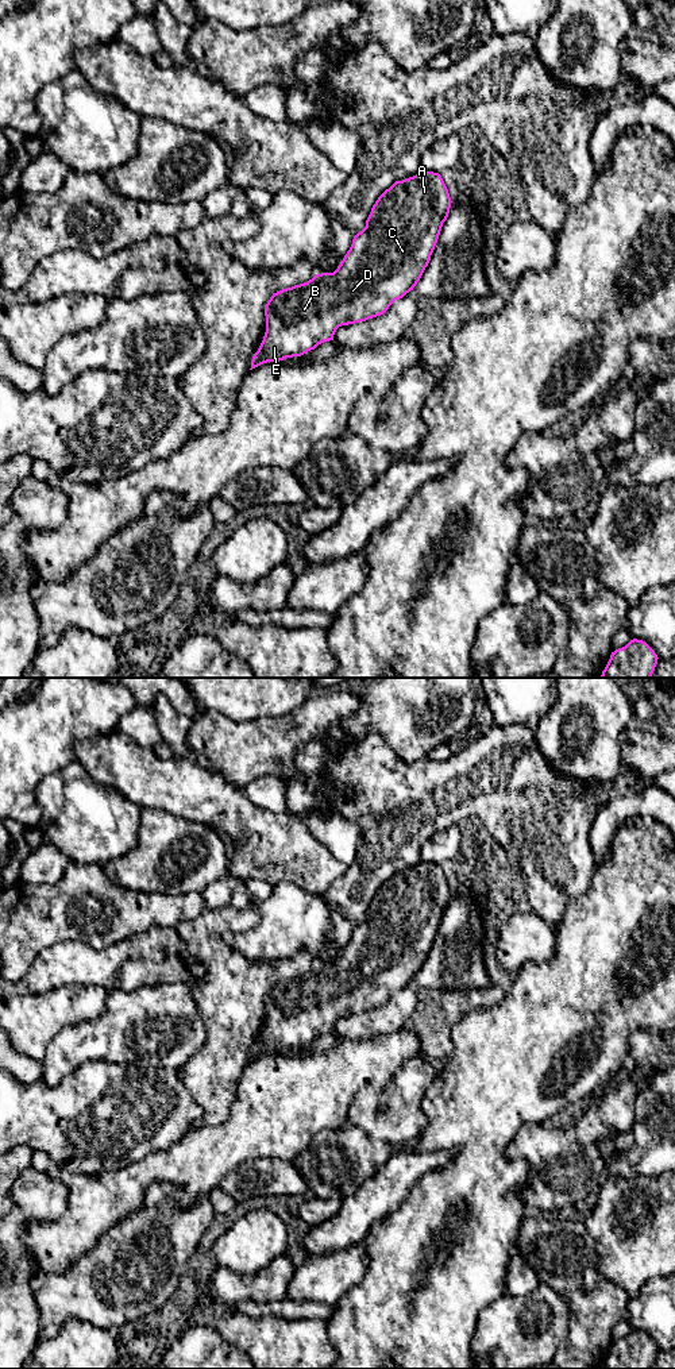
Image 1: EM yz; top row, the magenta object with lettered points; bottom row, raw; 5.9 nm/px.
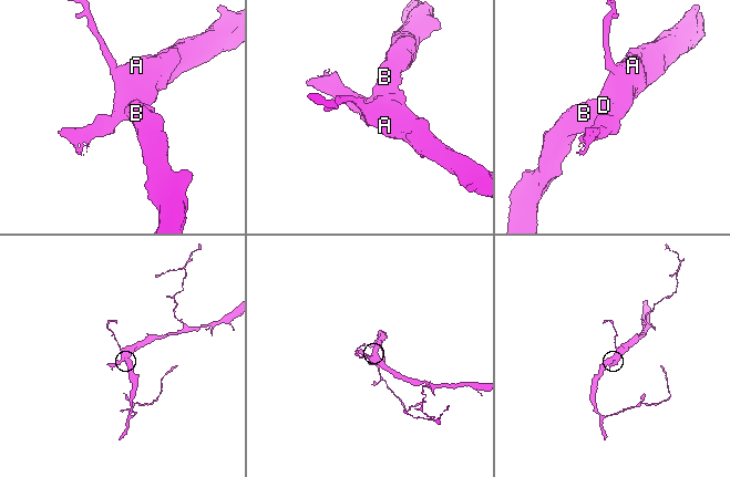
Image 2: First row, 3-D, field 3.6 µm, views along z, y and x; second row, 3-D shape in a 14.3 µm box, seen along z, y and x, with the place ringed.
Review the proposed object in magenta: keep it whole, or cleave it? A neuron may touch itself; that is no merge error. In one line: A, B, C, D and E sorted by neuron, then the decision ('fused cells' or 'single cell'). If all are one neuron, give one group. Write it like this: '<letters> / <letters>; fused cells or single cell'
A B C D E; single cell

